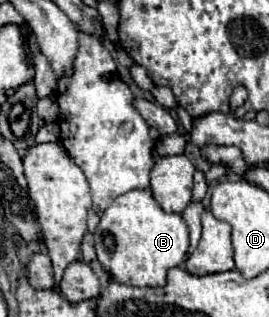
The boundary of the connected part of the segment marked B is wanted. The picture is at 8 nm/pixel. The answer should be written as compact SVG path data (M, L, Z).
M134 189L116 197L102 213L94 243L98 261L116 281L136 287L162 287L166 283L166 271L184 261L188 225L180 213L166 213L150 189Z

